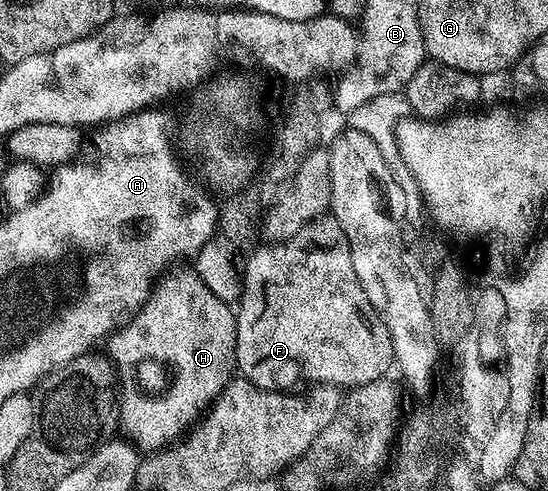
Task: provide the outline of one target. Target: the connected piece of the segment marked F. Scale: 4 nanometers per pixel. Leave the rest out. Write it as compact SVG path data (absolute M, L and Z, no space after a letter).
M322 216L314 222L308 222L297 234L293 234L284 242L261 244L261 247L249 258L249 263L243 266L243 289L239 299L239 305L235 310L237 316L237 365L240 377L246 378L251 384L261 389L276 391L292 391L296 382L306 378L309 384L328 384L342 388L352 388L371 384L375 380L386 377L394 365L393 340L391 332L387 328L381 313L371 304L367 298L367 292L363 292L363 284L359 284L359 276L355 276L355 268L351 264L351 244L347 244L347 232L331 216Z

